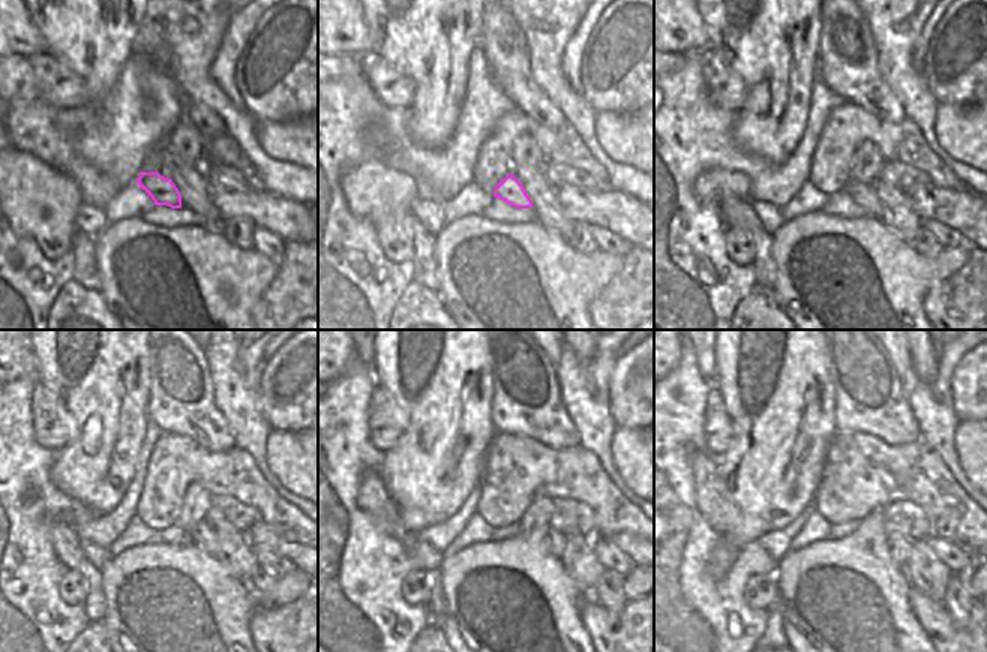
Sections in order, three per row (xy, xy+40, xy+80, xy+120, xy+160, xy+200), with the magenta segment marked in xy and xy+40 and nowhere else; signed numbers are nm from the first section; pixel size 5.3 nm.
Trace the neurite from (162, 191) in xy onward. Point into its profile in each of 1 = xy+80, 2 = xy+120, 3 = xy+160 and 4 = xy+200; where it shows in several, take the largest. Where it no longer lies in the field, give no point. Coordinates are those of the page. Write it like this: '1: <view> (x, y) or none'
1: xy+80 (863, 195)
2: xy+120 (201, 535)
3: xy+160 (557, 541)
4: xy+200 (899, 547)

